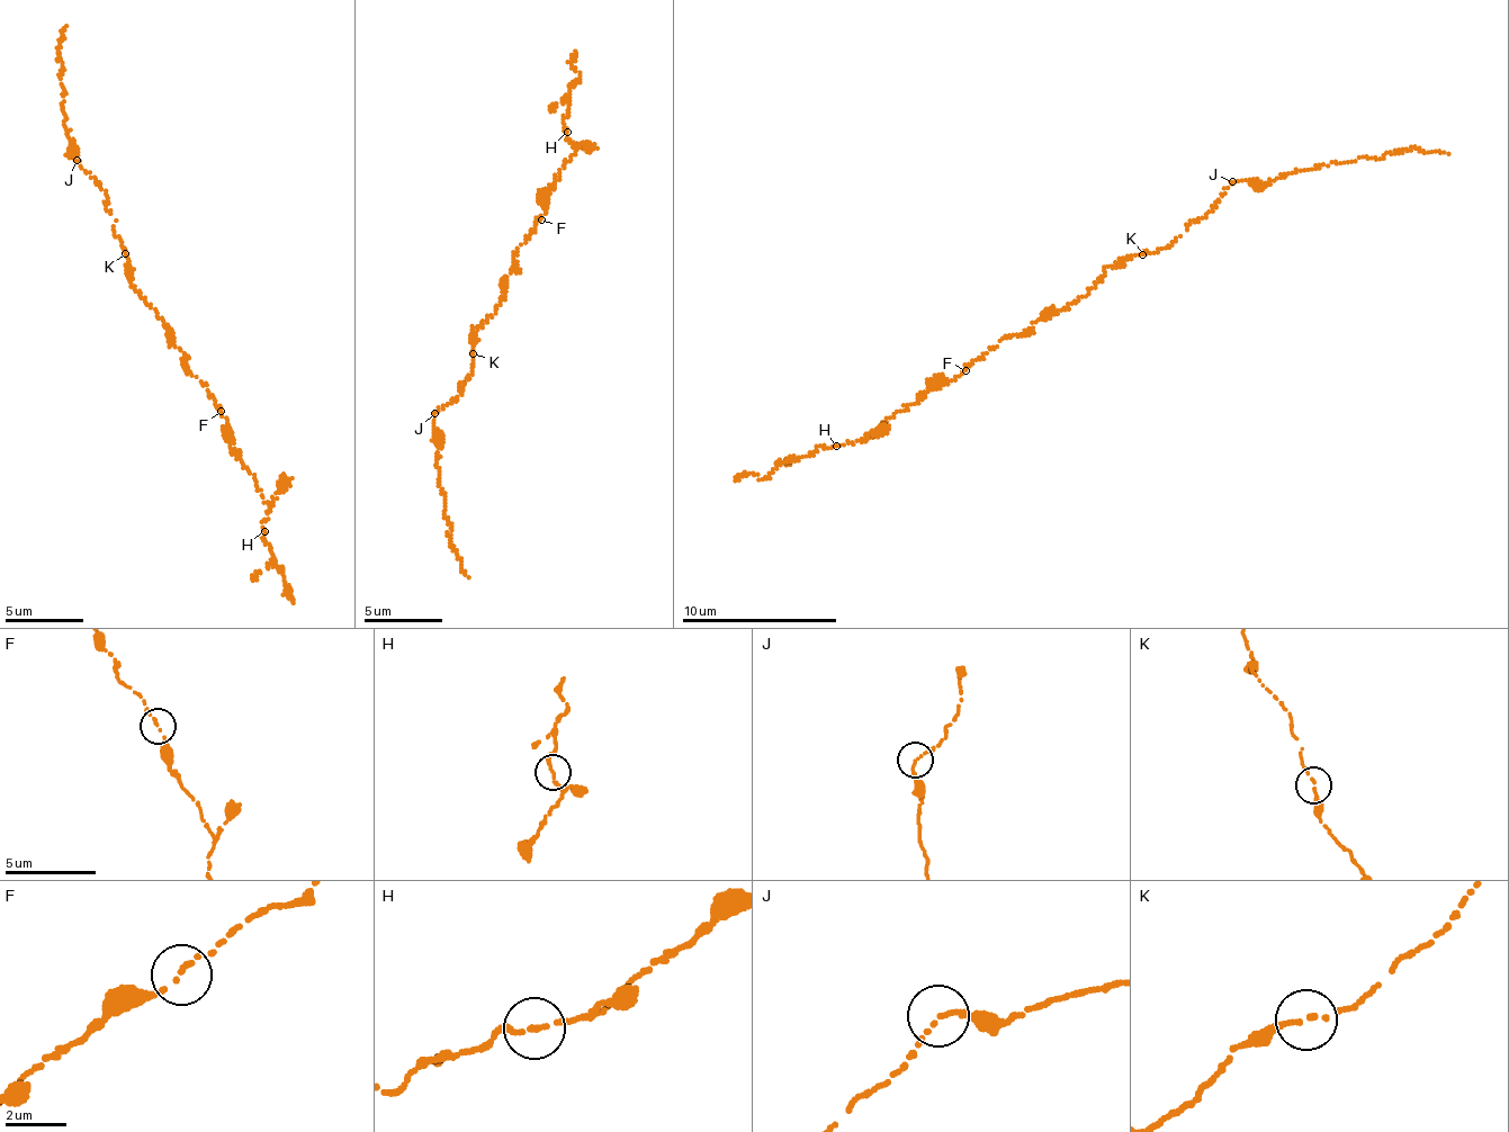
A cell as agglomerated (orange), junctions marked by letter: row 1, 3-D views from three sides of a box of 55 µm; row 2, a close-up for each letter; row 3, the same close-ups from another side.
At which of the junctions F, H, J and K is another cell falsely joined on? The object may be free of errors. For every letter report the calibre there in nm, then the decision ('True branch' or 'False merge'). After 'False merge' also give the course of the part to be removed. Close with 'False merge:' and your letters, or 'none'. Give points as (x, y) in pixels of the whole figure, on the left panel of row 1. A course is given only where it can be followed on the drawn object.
F: Thickness 140 nm. True branch
H: Thickness 150 nm. True branch
J: Thickness 140 nm. True branch
K: Thickness 140 nm. True branch
False merge: none

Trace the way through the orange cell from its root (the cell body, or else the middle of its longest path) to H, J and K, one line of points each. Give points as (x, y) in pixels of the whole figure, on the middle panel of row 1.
H: (495, 314), (517, 267), (513, 252), (546, 214), (555, 174), (575, 154), (567, 132)
J: (495, 314), (473, 330), (473, 375), (459, 387), (461, 395), (433, 413)
K: (495, 314), (473, 330), (473, 353)

